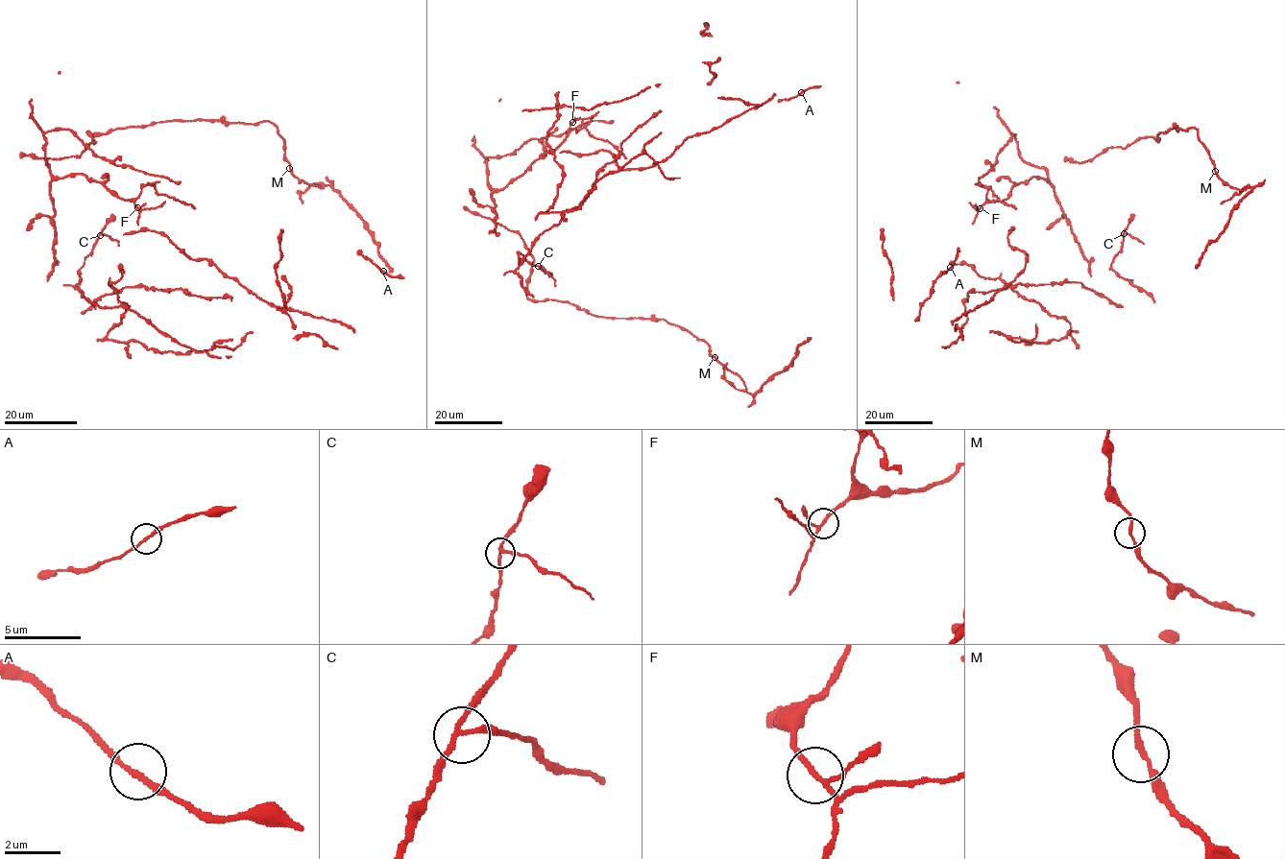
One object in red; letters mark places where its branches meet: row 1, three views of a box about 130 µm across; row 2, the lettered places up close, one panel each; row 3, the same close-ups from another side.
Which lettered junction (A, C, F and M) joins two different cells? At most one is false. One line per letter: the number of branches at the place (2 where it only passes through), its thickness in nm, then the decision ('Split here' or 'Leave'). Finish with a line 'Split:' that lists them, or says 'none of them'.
A: Branches: 2. Thickness 180 nm. Leave
C: Branches: 3. Thickness 160 nm. Split here
F: Branches: 3. Thickness 150 nm. Leave
M: Branches: 2. Thickness 170 nm. Leave
Split: C

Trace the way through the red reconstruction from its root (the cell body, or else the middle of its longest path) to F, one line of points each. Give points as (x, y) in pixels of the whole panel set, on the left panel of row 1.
F: (51, 176), (64, 178), (84, 174), (100, 181), (119, 198), (131, 200), (137, 207)

